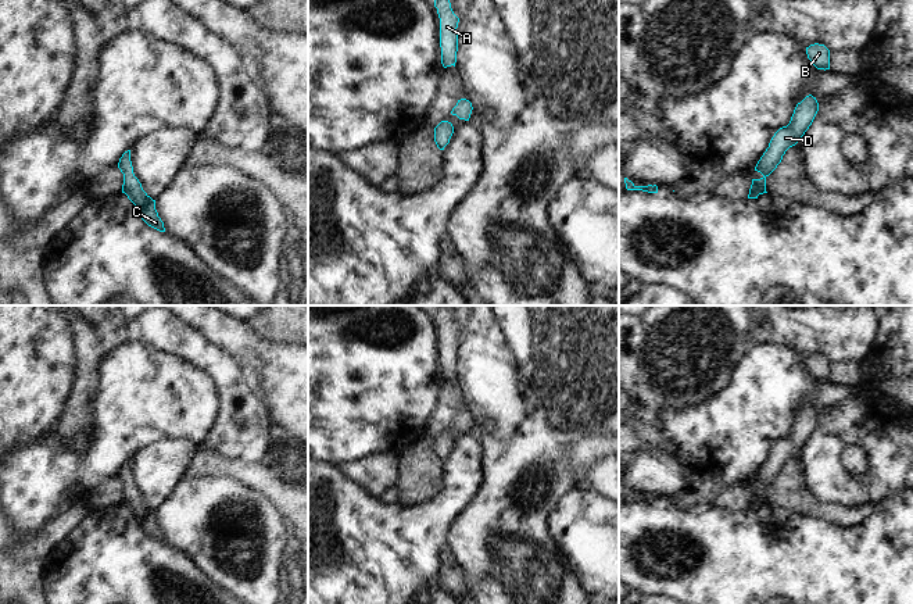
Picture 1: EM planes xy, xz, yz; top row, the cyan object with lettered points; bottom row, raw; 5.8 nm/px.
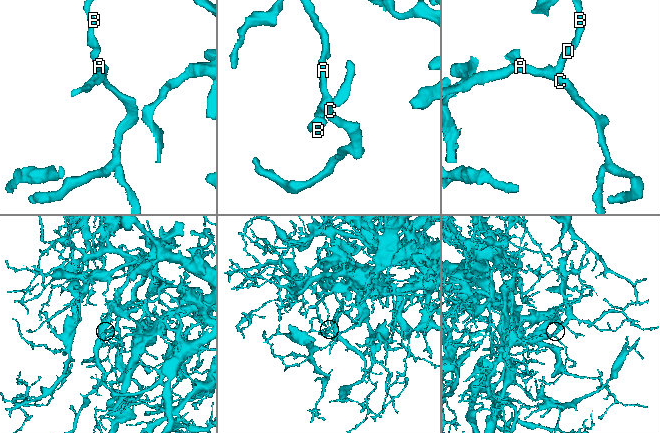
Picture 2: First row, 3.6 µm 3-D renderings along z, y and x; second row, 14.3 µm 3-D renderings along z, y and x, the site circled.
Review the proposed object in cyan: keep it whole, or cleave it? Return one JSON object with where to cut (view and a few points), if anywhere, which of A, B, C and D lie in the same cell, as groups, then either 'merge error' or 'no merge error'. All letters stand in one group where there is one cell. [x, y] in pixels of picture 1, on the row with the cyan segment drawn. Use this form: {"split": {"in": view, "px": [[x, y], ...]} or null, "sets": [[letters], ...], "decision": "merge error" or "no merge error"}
{"split": null, "sets": [["A", "B", "C", "D"]], "decision": "no merge error"}

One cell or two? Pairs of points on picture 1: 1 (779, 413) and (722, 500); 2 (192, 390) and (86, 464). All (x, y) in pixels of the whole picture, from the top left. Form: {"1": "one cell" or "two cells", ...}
{"1": "two cells", "2": "one cell"}

